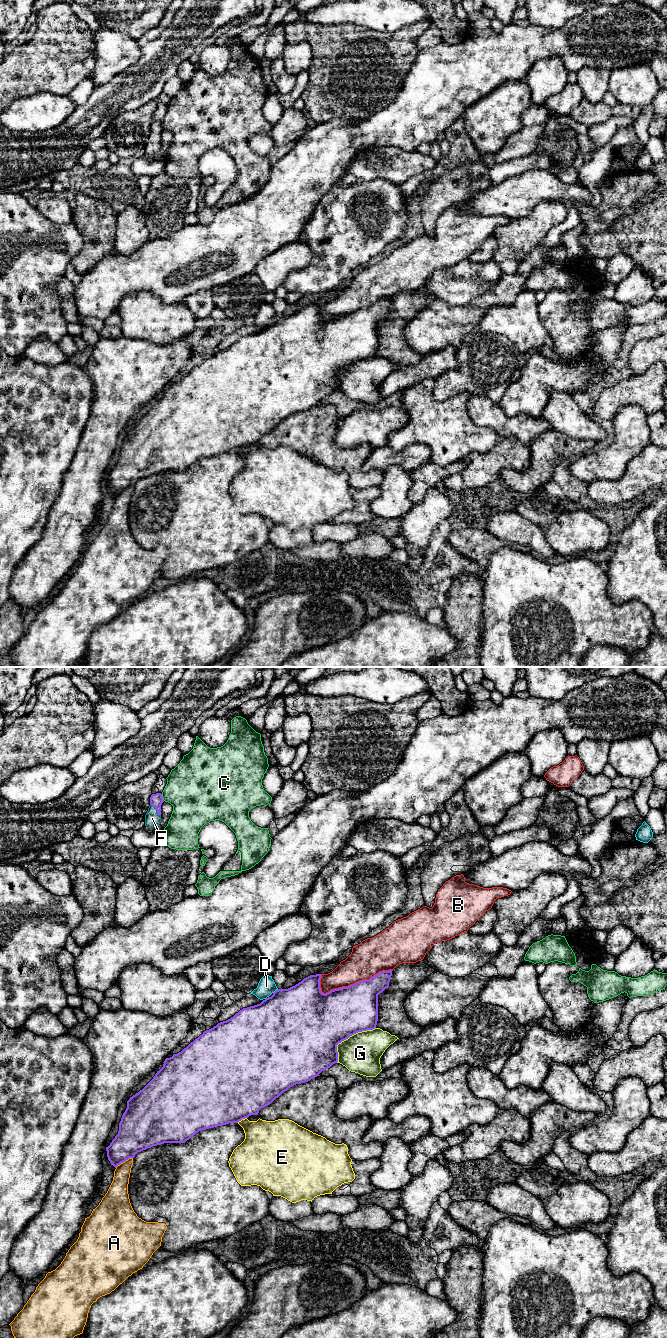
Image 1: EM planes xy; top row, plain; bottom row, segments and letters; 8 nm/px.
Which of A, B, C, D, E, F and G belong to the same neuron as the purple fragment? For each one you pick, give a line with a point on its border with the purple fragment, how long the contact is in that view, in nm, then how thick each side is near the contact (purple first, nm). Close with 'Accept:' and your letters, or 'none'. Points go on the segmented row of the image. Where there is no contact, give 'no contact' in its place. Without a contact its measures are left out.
F: contact xy (156, 809); length 130 nm; calibres 110 and 110 nm
Accept: F

